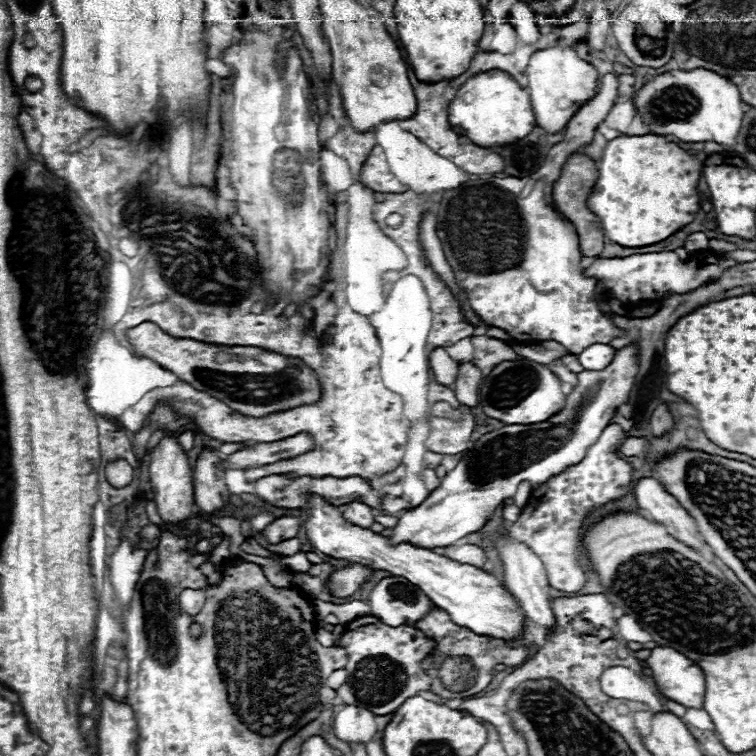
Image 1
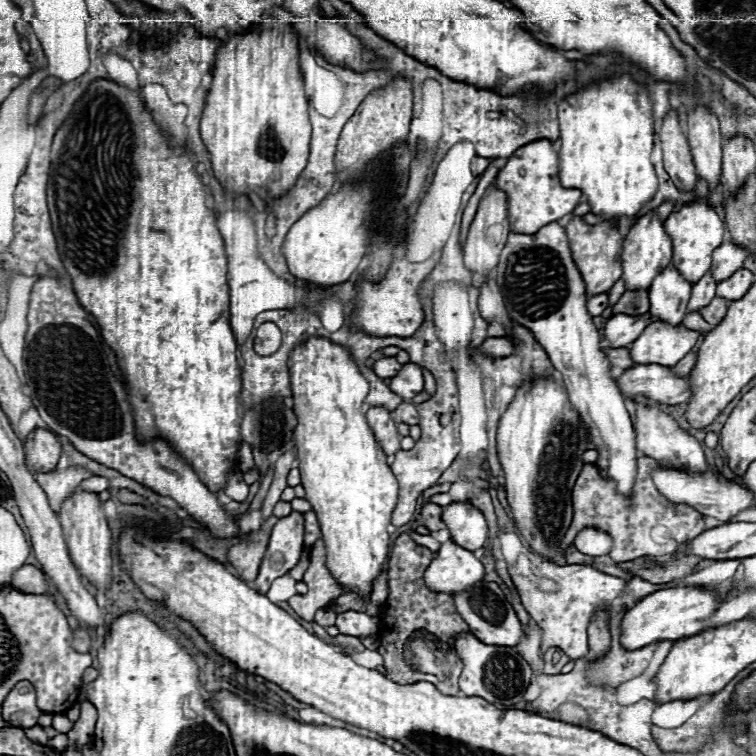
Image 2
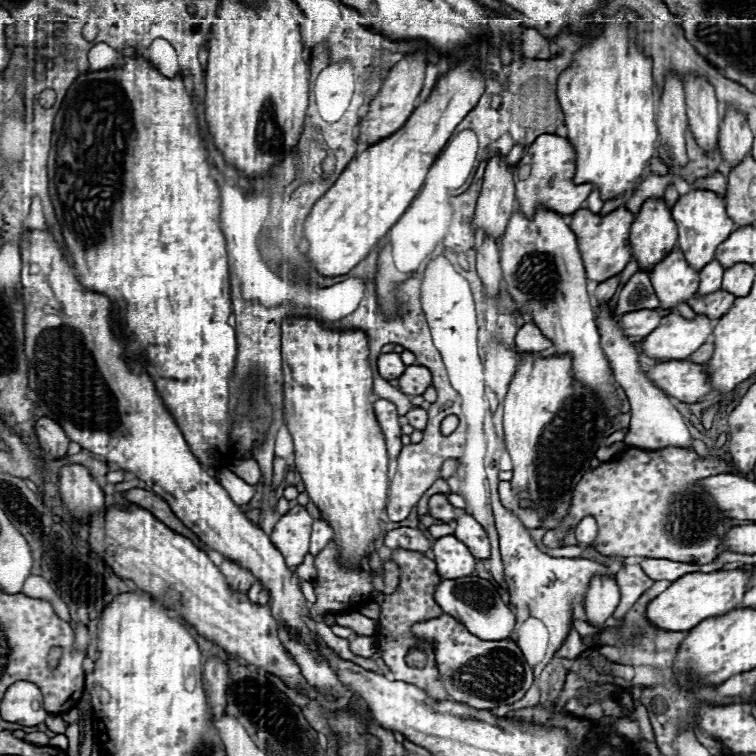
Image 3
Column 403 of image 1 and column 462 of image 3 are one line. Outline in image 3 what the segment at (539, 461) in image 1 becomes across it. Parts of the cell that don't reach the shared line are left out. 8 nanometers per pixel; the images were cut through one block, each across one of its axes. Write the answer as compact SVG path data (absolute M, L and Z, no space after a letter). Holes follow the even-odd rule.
M462 514L460 518L456 518L456 522L458 522L458 526L456 526L454 536L470 548L470 552L476 560L488 560L490 558L490 542L488 542L484 528L468 514Z

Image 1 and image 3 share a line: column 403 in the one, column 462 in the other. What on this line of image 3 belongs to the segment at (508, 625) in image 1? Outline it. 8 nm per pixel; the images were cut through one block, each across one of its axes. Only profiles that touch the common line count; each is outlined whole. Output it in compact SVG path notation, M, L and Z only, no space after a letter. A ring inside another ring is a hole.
M454 536L438 538L432 550L434 550L434 562L438 566L438 574L444 580L456 580L460 576L468 576L474 572L476 558Z

